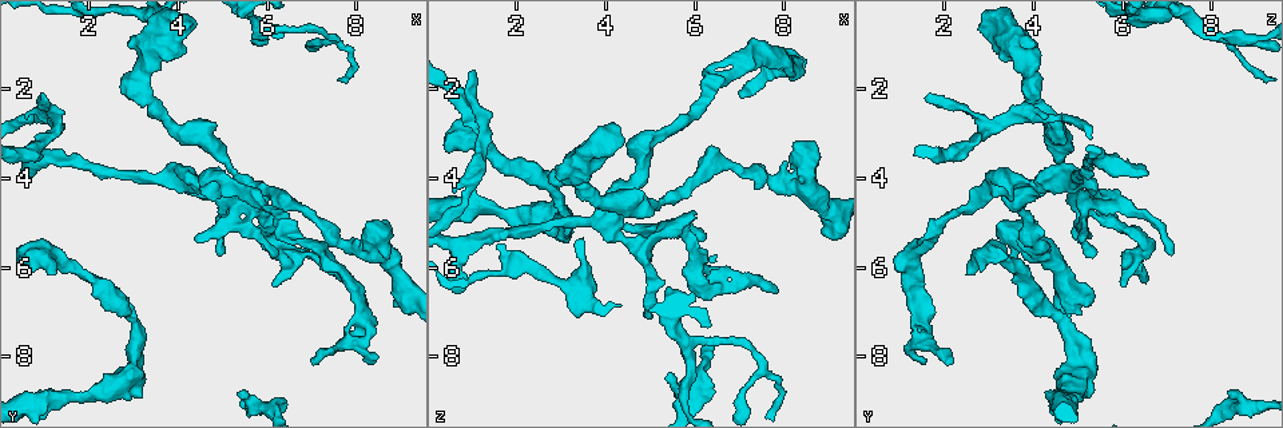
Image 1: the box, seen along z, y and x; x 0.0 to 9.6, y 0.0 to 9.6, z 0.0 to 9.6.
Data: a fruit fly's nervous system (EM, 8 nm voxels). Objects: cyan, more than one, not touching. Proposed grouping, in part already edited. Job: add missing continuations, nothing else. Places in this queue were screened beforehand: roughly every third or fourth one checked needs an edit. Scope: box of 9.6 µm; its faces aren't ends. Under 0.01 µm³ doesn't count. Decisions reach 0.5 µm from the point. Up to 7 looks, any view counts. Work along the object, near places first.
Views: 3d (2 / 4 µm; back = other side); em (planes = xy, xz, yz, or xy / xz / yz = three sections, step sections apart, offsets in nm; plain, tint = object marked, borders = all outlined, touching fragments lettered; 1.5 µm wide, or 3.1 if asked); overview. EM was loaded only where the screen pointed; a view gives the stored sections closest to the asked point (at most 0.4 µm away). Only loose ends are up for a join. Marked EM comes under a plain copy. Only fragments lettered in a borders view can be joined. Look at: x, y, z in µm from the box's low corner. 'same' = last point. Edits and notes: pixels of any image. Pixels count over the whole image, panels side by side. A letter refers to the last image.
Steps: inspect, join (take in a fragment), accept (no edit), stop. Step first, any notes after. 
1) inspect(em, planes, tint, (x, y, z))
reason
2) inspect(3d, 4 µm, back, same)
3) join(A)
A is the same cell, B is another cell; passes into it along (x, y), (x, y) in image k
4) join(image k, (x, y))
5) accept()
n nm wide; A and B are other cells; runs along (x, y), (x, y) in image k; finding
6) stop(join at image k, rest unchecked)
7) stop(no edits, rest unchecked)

inspect(em, planes, borders, (0.70, 3.95, 6.55))
an open end

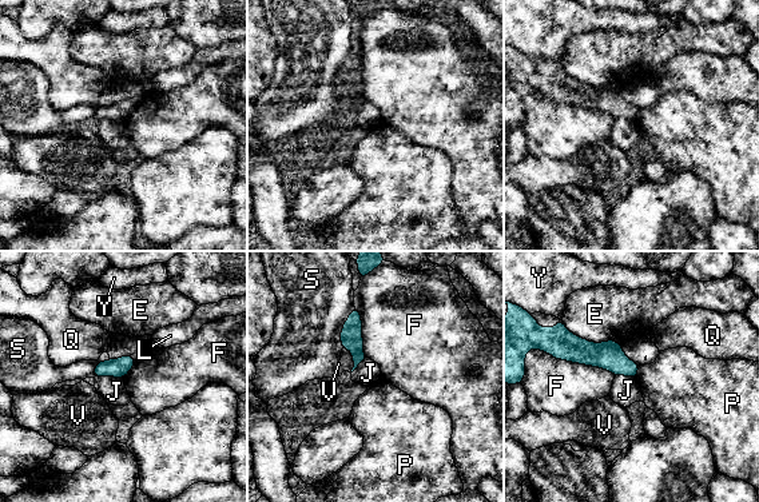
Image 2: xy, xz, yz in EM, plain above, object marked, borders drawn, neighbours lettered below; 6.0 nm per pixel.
accept()
E, F, J, L, P, Q, S, V and Y are other cells; runs along (557, 351), (610, 355), (635, 367) in image 2; none of them fits

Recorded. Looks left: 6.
inspect(em, xz, step 4, borders, (4.95, 5.65, 7.10))
branch stops here

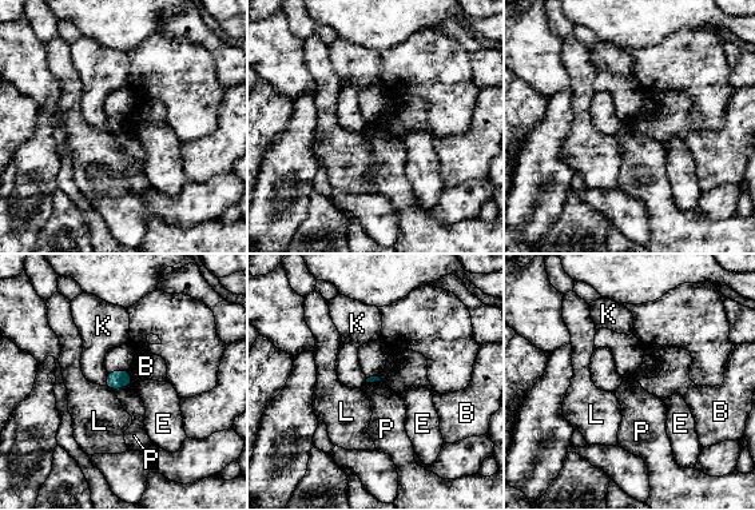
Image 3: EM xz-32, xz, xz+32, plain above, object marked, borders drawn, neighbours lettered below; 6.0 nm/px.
accept()
B, E, K, L and P are other cells; none of them fits

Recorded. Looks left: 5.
inspect(em, xy, step 4, borders, (6.50, 9.10, 8.75))
free end

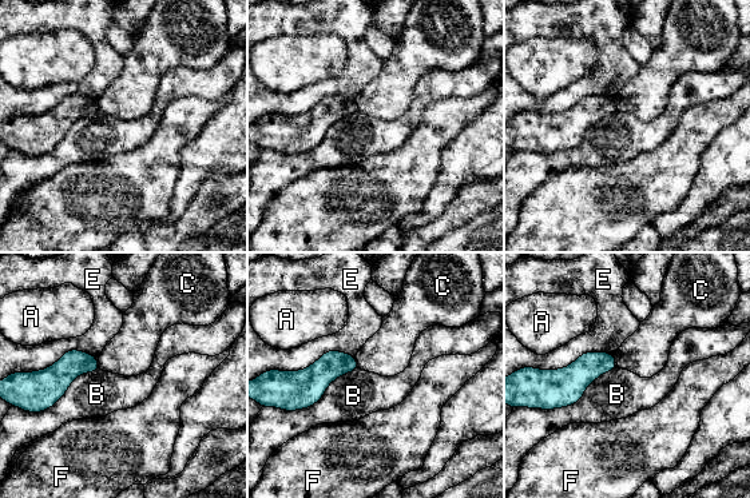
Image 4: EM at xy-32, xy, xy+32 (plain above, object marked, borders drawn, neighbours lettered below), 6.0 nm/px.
inspect(em, planes, borders, same)

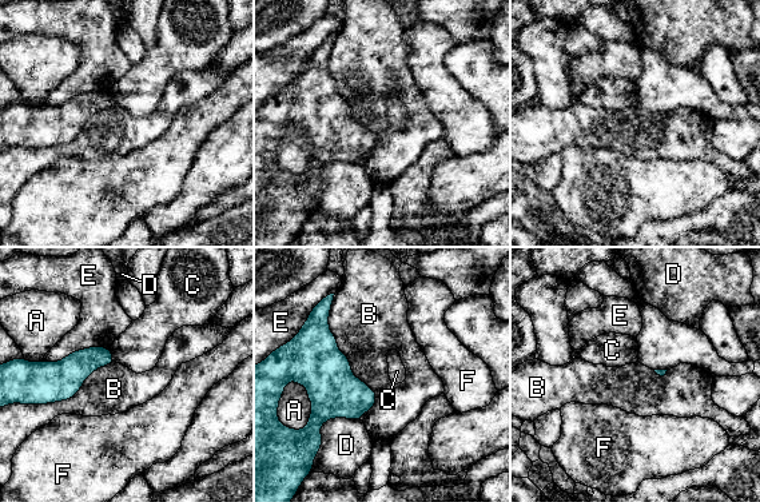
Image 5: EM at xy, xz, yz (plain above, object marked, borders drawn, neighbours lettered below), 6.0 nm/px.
accept()
B touches over 550 nm; A, B, C, D, E and F are other cells; border along (329, 314), (337, 347), (374, 391) in image 5; none of them fits

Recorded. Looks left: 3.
stop(no edits, rest unchecked)

